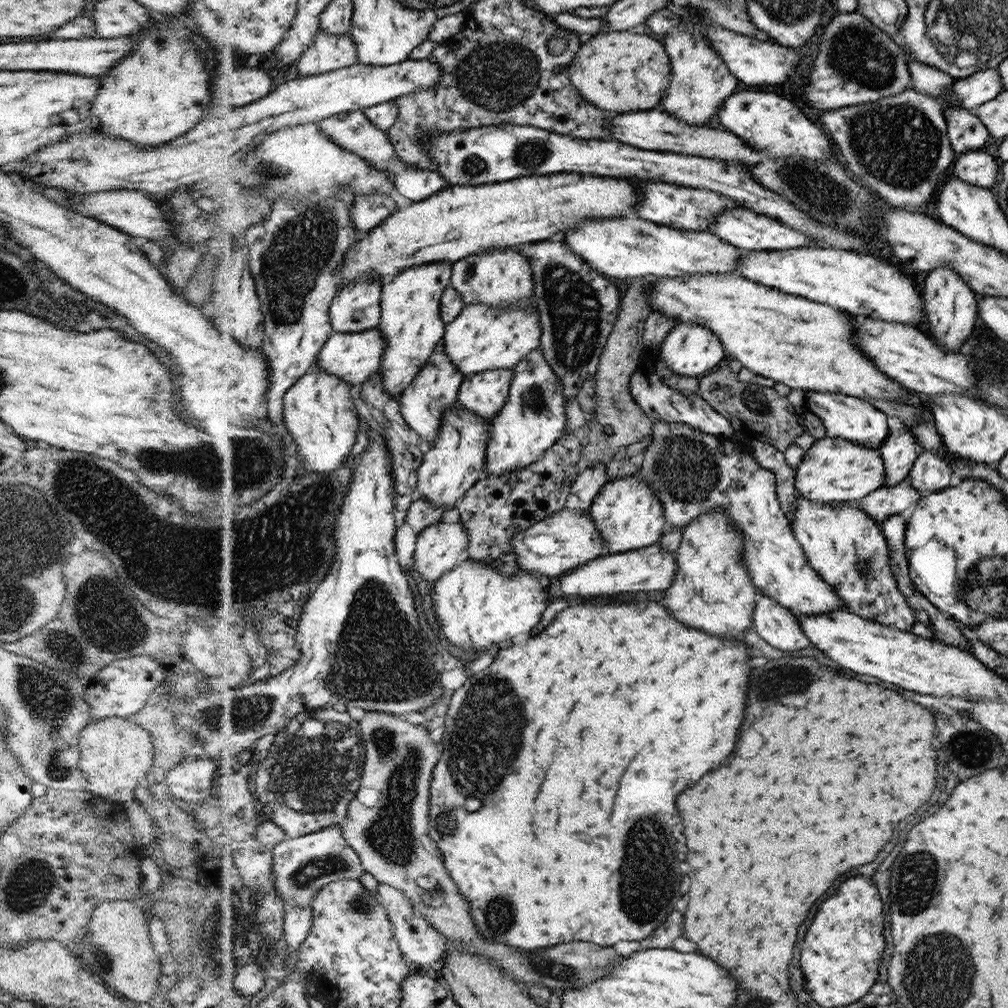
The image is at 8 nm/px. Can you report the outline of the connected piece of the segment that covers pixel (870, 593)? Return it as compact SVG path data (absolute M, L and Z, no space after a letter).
M796 495L790 526L808 556L810 566L834 588L851 613L884 626L909 632L917 623L913 608L897 586L890 546L880 525L852 502L812 502Z

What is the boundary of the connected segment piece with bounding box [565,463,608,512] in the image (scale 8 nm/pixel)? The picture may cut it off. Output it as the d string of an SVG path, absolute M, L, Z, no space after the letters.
M606 463L598 464L594 468L584 467L570 487L565 508L582 512L590 509L602 486L607 482L606 471Z

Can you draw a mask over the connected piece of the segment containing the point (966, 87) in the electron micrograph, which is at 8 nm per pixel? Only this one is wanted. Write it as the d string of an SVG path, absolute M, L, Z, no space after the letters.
M997 69L974 73L970 77L955 79L952 83L956 106L971 112L985 102L992 101L1002 90L1002 78Z

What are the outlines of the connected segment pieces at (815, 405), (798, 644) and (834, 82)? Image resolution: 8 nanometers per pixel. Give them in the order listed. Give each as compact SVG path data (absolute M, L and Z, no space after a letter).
M808 391L806 403L809 411L816 414L815 416L823 423L830 438L844 438L858 446L879 449L890 433L887 415L868 401L854 395Z
M761 595L757 598L753 618L756 632L770 646L784 652L796 652L810 646L810 641L800 630L797 616L774 598Z
M862 14L831 17L819 35L819 55L808 70L804 98L818 110L834 110L902 93L910 82L908 52Z

